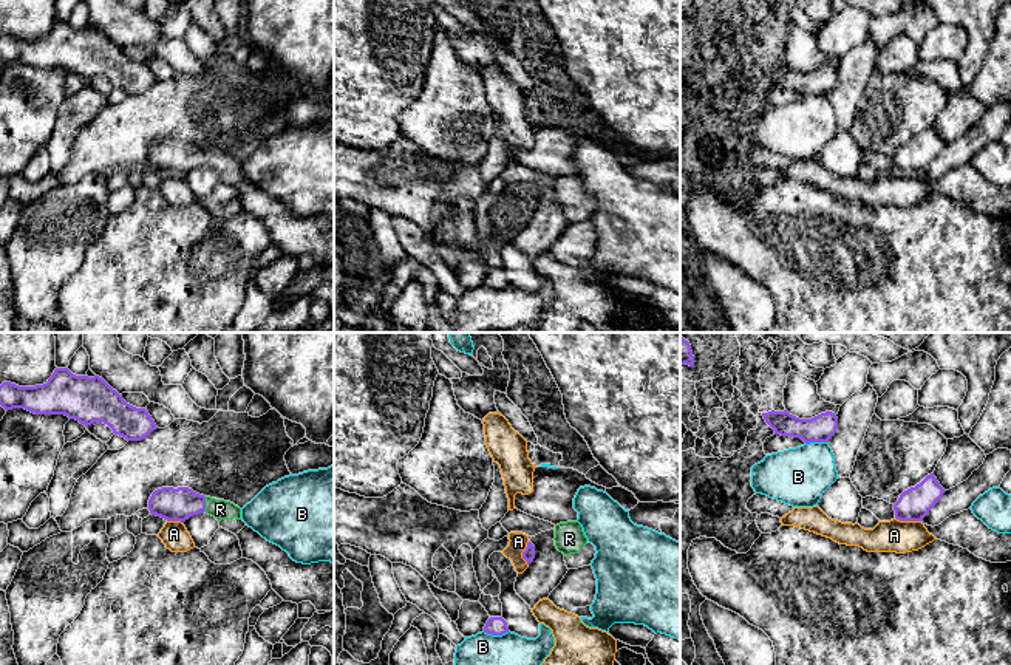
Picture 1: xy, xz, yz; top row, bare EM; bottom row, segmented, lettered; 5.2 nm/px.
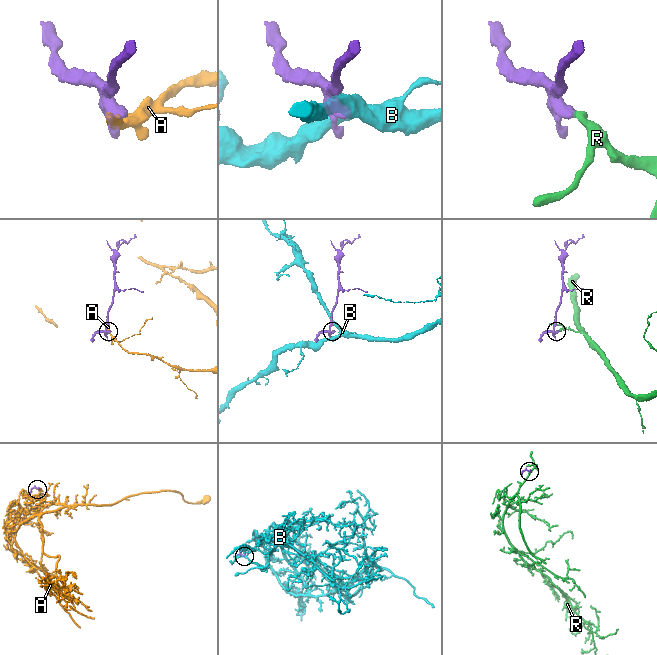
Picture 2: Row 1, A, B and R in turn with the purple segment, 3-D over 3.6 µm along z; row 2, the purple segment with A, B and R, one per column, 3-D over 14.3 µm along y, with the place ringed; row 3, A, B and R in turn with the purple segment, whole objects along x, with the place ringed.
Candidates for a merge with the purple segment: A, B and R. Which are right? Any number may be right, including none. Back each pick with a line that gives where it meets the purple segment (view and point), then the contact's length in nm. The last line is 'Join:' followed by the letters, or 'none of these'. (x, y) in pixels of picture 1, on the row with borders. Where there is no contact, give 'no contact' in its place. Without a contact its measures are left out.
R: xy (204, 504) | 80 nm
Join: R

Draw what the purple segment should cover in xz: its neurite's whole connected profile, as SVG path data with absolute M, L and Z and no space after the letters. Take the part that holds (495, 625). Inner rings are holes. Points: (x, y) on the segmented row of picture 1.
M490 617L484 626L484 633L492 636L502 636L509 633L507 622L502 617Z

